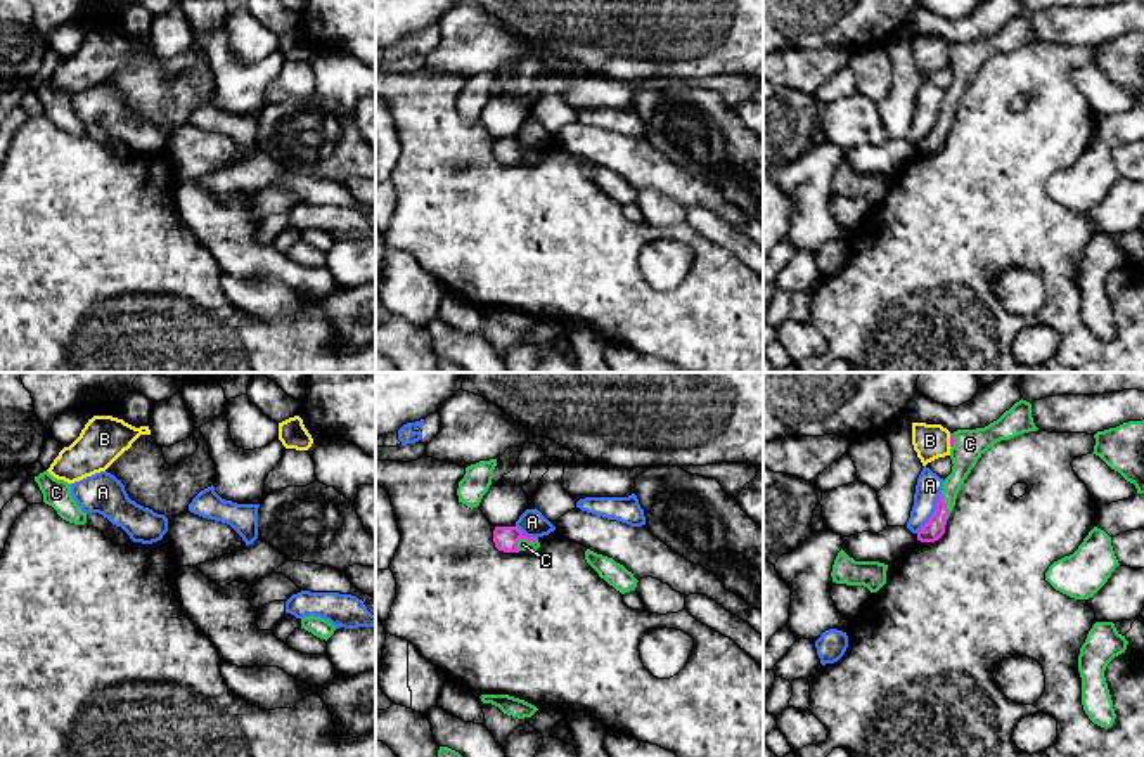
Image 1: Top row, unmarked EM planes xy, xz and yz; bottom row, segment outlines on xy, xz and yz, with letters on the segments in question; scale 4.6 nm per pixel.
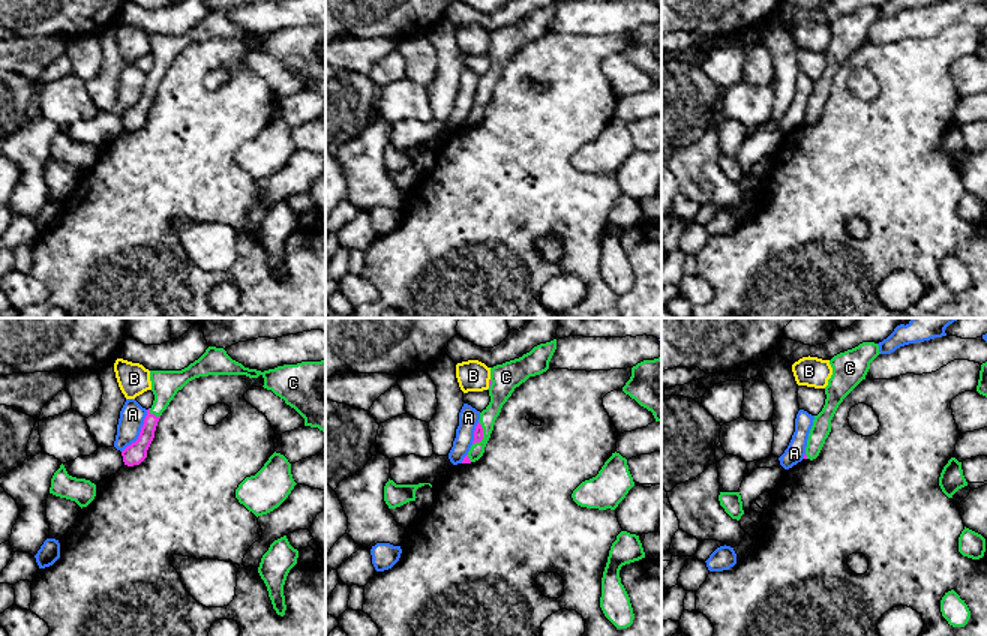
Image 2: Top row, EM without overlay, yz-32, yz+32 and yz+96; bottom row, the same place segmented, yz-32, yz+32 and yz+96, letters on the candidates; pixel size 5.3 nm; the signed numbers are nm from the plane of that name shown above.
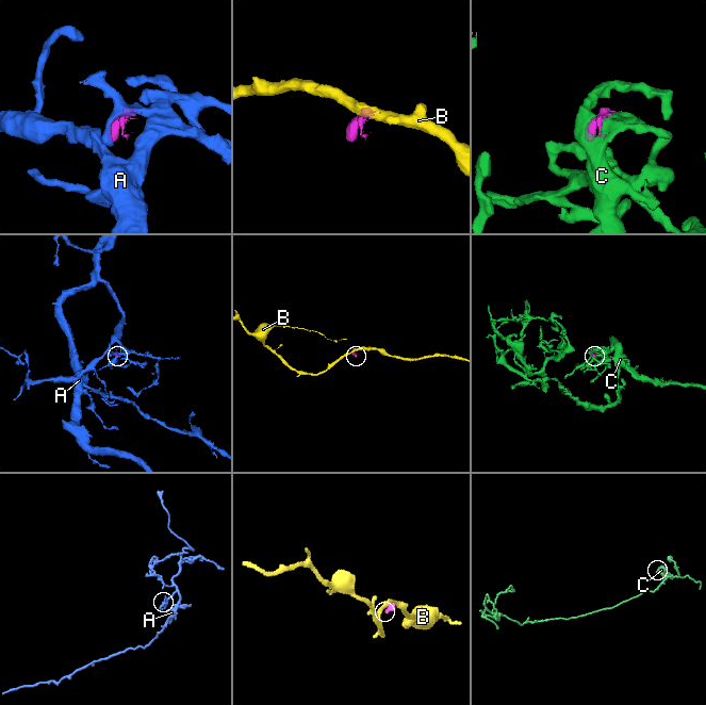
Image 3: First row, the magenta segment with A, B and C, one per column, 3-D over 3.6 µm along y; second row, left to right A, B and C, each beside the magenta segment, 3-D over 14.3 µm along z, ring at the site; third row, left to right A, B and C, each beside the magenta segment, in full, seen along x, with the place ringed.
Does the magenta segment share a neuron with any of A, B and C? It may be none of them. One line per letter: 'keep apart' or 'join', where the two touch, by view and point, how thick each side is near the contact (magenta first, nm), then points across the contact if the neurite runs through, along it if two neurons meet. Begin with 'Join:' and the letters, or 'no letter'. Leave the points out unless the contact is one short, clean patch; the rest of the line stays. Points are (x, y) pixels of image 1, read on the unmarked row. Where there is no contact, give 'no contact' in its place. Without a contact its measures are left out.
Join: C
A: keep apart; contact yz (935, 125); calibres 90 and 120 nm
B: keep apart; contact yz (951, 52); calibres 20 and 160 nm; border yz (949, 45), (951, 59)
C: join; contact xz (523, 149); calibres 110 and 60 nm

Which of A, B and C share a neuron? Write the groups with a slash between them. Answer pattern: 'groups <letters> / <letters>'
groups A / B / C

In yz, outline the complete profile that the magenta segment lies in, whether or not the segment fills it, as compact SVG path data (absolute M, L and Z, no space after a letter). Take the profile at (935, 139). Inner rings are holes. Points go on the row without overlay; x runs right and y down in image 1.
M1021 10L997 33L985 40L957 42L950 45L952 85L943 94L943 102L936 114L935 126L917 144L917 152L935 154L945 146L947 132L955 118L964 92L990 59L1000 52L1011 52L1018 47L1037 42L1038 40L1032 29L1032 16Z

